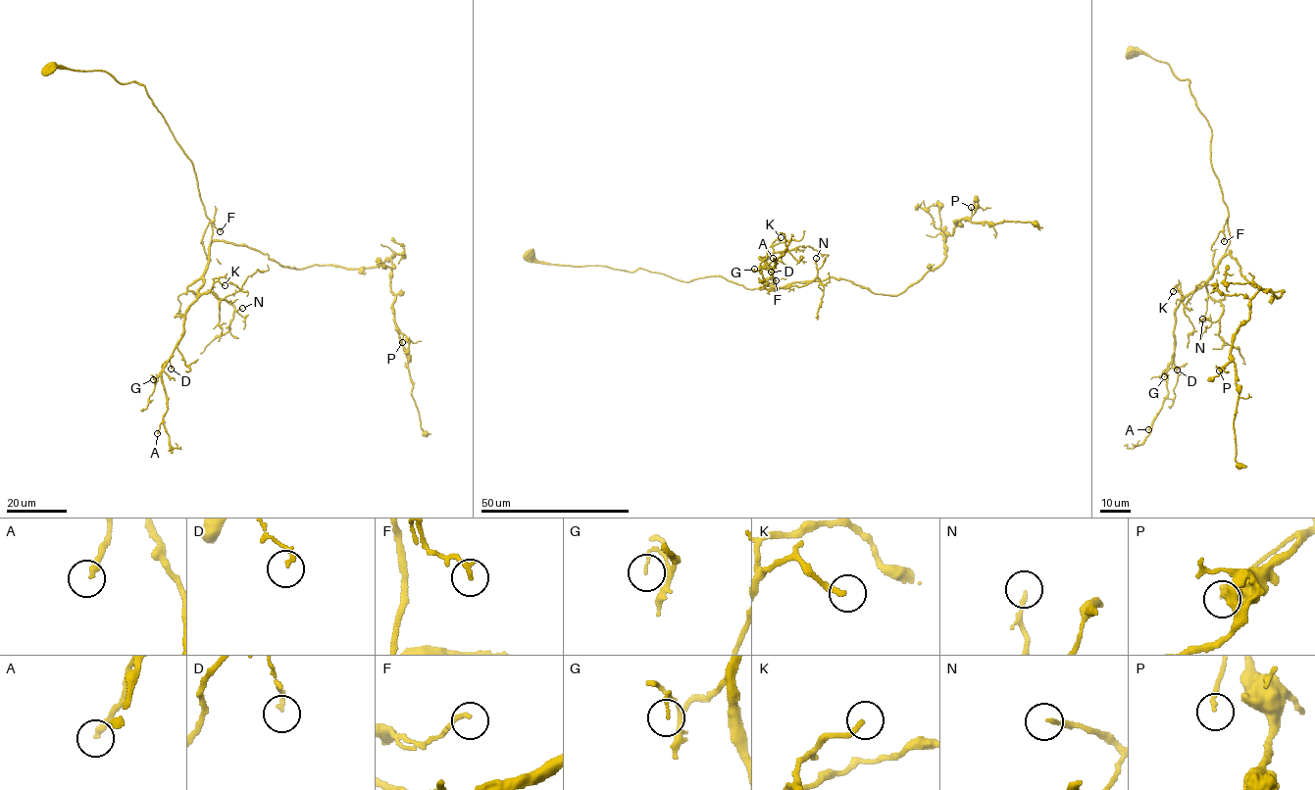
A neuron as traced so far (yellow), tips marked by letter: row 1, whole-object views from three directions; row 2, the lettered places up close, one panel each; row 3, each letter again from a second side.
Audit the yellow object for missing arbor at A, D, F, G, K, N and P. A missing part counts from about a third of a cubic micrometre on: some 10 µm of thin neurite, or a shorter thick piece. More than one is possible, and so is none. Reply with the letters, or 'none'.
K

